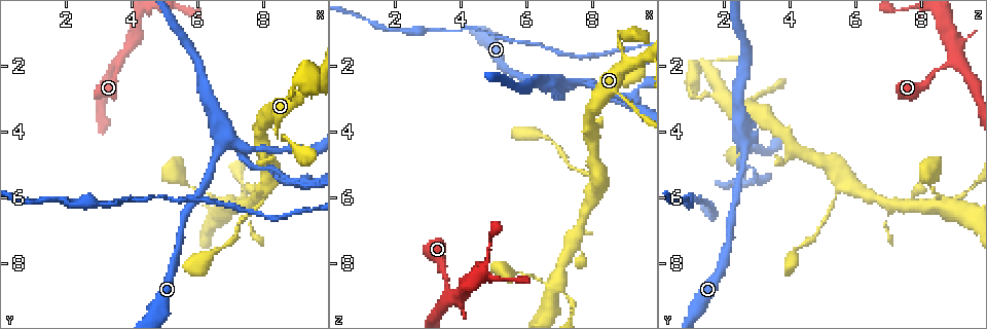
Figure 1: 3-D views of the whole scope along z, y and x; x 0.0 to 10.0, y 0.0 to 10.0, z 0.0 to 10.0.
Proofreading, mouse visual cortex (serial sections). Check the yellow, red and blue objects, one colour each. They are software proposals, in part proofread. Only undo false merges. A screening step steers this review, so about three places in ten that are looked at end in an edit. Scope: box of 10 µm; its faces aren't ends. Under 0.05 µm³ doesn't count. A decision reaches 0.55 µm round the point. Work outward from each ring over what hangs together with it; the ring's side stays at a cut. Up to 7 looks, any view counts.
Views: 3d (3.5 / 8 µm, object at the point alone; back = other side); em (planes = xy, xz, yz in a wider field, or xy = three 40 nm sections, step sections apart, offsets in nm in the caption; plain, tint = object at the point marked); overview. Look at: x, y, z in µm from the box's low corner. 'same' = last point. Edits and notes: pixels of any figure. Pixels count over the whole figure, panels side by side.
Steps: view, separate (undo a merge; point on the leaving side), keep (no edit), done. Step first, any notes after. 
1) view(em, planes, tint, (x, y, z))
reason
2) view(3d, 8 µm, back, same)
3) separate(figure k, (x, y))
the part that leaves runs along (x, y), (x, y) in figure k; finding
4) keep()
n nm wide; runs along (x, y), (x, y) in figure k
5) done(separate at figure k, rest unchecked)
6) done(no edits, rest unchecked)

view(3d, 3.5 µm, (3.60, 1.90, 8.85))
three arms meet

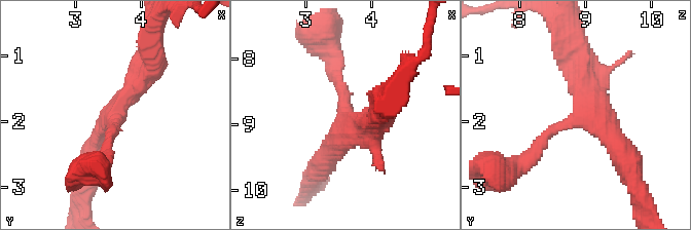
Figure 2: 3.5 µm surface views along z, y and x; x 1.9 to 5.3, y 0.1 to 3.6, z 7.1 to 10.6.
view(em, xy, step 2, tint, (3.65, 1.85, 8.90))
shape alone is not enough

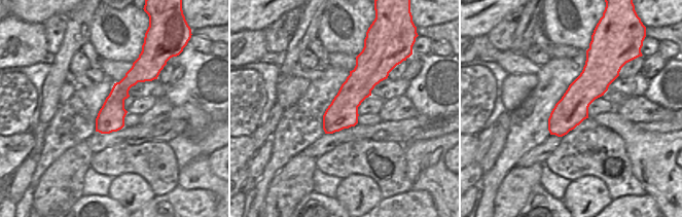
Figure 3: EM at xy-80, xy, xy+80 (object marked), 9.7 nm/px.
keep()
arms of 200, 250, 350 nm; runs along (104, 158), (116, 111), (151, 58) in figure 2; one cell here

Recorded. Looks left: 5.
view(3d, 8 µm, (8.20, 5.60, 5.50))
three-way junction

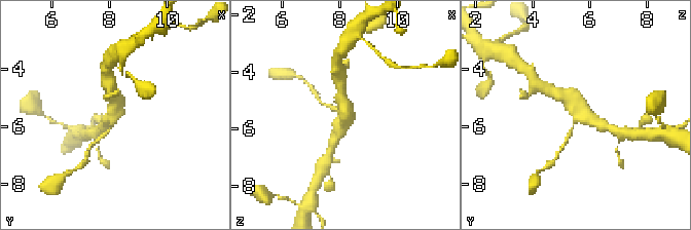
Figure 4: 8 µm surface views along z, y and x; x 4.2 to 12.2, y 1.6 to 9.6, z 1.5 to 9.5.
view(em, xy, step 3, tint, same)
3 arms; arms of 150, 350, 400 nm

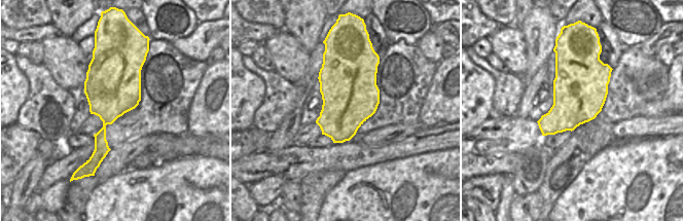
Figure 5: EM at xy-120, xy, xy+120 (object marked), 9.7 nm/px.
keep()
runs along (554, 92), (572, 99), (599, 124) in figure 4; all the same cell

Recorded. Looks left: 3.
view(em, planes, tint, (6.85, 6.10, 8.65))
thin arm on a thick one

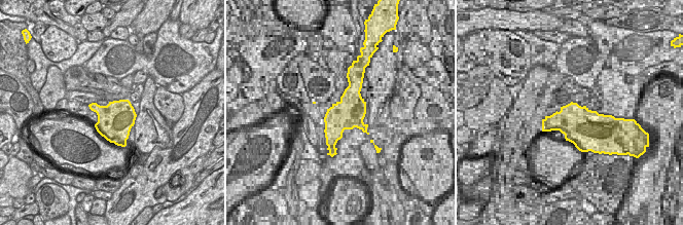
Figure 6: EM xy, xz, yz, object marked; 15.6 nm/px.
view(3d, 3.5 µm, same)
wider look

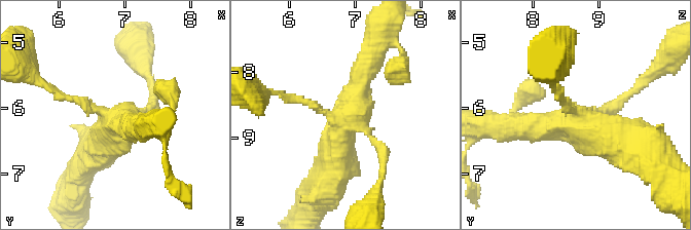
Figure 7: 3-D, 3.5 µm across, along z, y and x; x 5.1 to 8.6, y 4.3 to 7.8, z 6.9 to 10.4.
keep()
arms of 150, 150, 400, 600 nm; runs along (369, 58), (332, 170) in figure 7; one cell here

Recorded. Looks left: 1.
done(no edits, rest unchecked)

